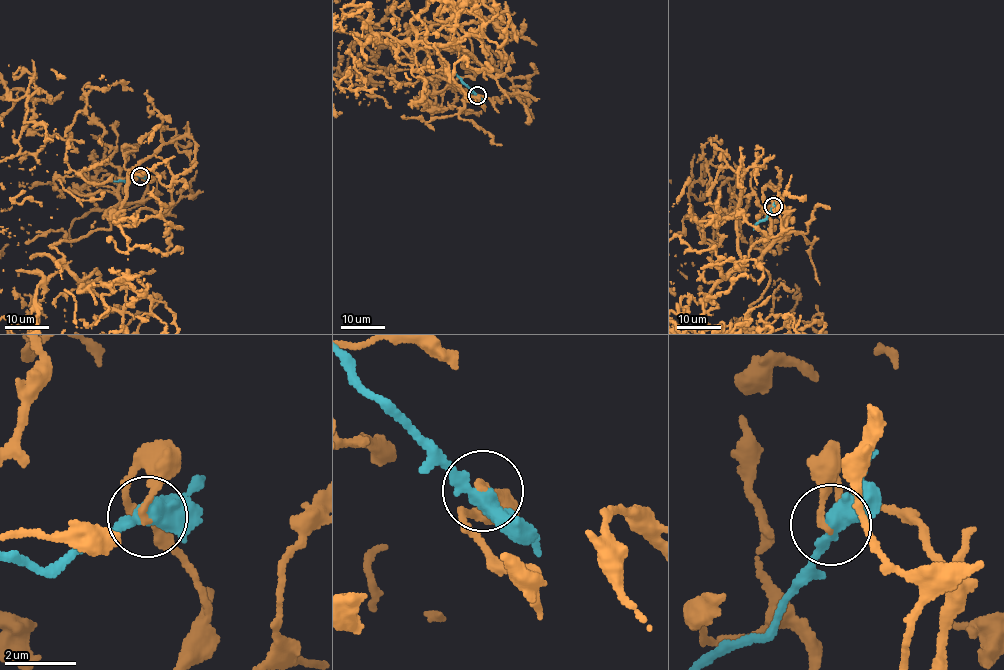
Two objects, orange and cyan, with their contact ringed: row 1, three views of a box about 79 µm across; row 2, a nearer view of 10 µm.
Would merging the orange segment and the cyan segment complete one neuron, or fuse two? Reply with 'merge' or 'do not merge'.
do not merge

